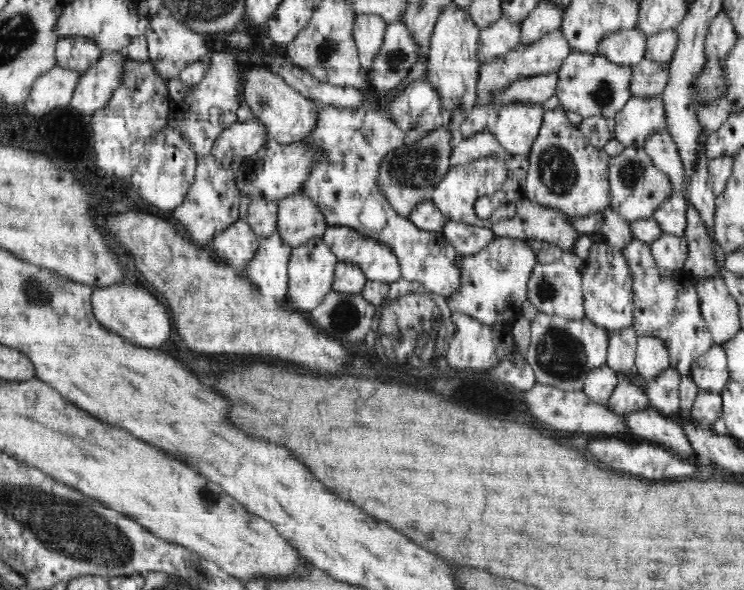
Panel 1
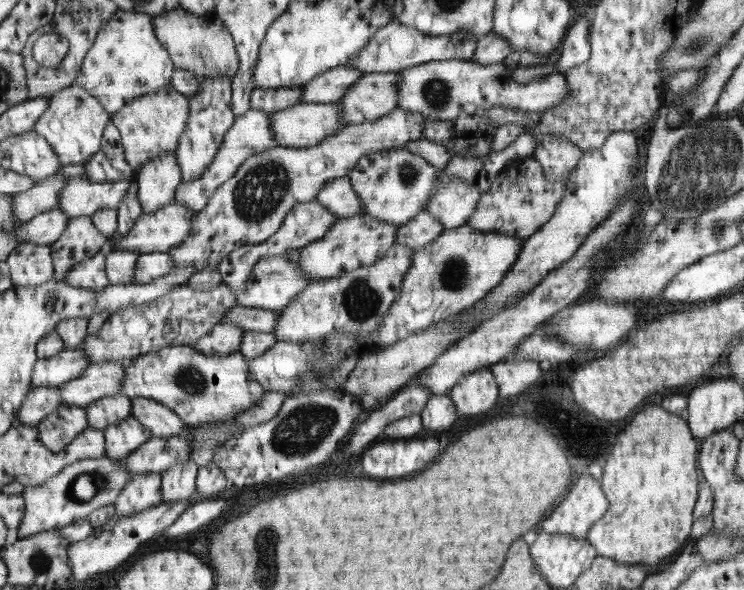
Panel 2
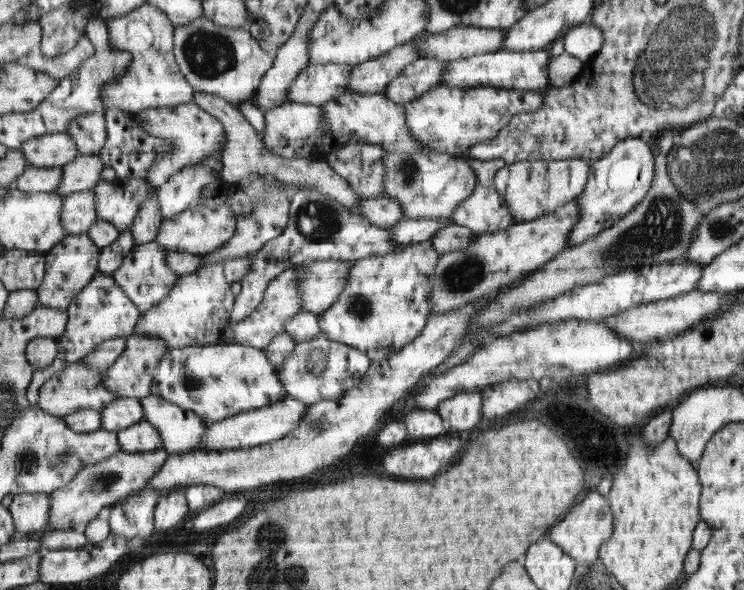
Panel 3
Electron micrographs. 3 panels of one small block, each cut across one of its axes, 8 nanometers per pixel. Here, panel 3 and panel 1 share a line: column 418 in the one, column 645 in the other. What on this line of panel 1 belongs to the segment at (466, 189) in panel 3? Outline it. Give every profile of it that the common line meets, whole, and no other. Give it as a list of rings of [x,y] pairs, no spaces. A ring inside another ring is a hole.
[[[625,147],[618,156],[610,158],[607,170],[611,199],[609,206],[628,224],[652,217],[658,206],[665,205],[665,200],[673,194],[670,180],[654,166],[644,148]]]

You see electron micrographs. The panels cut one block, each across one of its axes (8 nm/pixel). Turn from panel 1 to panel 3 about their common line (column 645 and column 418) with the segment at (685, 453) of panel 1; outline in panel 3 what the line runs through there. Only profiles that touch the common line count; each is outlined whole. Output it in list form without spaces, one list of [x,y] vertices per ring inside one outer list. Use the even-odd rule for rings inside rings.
[[[413,409],[403,422],[408,429],[409,441],[429,440],[446,431],[446,424],[436,409]]]

